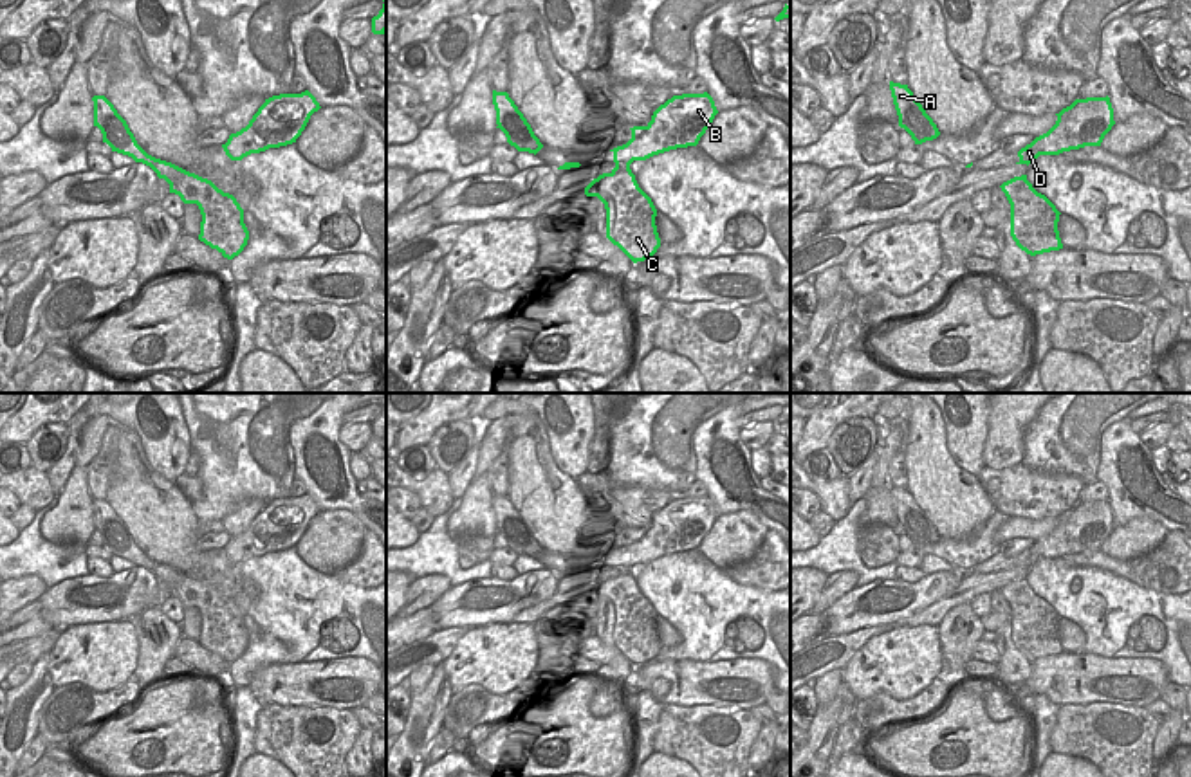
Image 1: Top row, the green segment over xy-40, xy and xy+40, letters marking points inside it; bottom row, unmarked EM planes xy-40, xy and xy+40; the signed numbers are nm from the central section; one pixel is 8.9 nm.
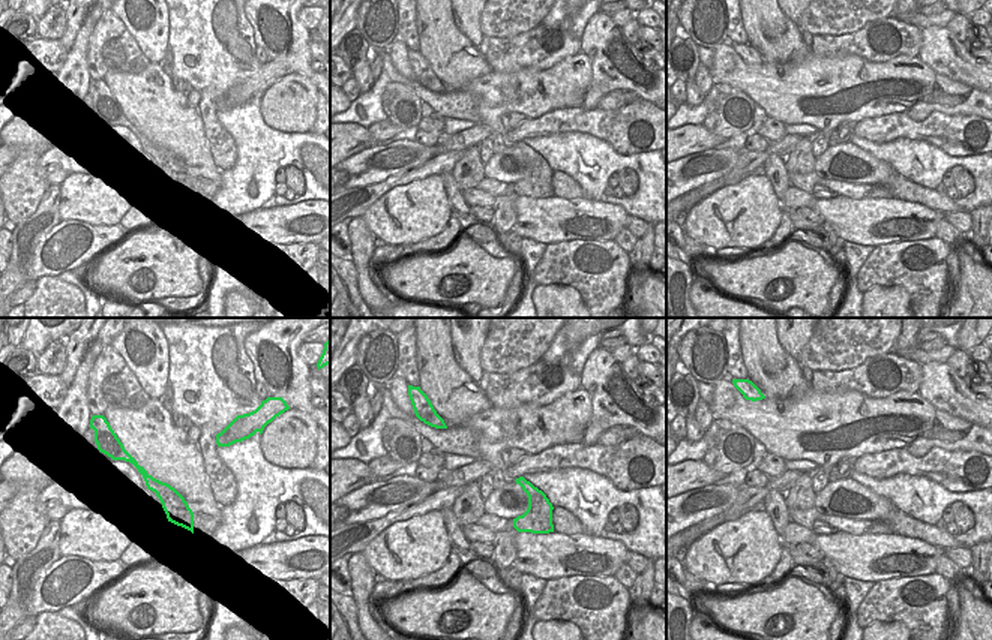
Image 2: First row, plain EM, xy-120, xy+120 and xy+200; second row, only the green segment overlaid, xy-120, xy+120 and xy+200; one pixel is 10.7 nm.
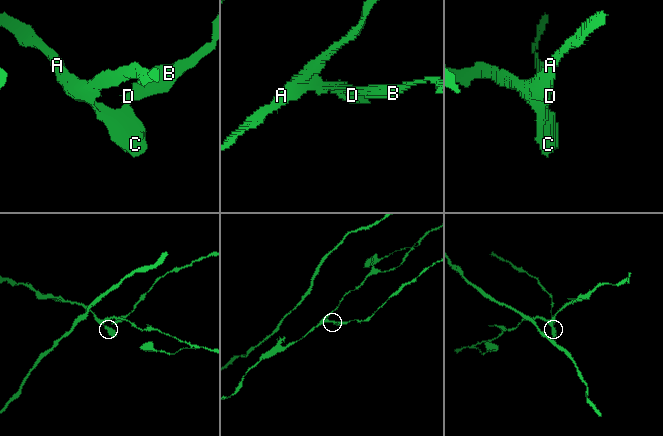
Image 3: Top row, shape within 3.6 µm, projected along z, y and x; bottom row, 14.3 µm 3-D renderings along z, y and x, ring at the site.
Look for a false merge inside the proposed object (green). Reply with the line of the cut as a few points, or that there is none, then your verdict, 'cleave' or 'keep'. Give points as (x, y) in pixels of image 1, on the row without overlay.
cut in xy along (628, 572), (612, 577); cleave

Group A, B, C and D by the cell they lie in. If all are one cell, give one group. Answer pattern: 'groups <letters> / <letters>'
groups A C / B D

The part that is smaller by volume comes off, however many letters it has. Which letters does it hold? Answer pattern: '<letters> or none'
B, D

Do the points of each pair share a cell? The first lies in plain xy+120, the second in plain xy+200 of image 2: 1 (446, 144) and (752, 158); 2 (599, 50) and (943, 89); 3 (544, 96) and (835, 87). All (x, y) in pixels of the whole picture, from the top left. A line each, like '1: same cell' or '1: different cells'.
1: same cell
2: different cells
3: same cell

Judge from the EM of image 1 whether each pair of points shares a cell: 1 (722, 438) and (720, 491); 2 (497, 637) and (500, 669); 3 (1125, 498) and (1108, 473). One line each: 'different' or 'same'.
1: same
2: same
3: same

